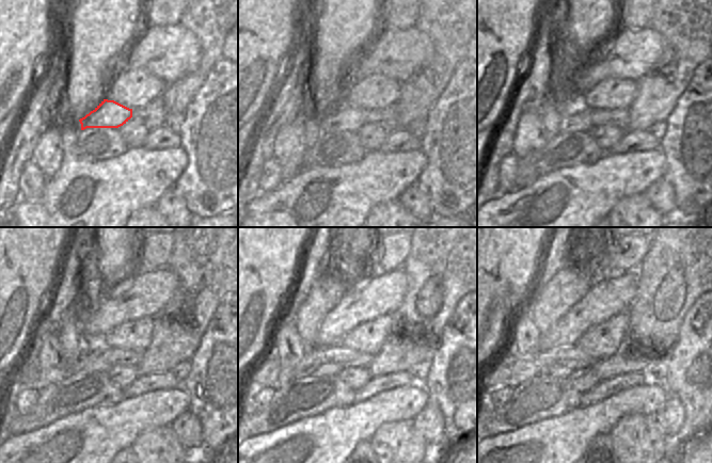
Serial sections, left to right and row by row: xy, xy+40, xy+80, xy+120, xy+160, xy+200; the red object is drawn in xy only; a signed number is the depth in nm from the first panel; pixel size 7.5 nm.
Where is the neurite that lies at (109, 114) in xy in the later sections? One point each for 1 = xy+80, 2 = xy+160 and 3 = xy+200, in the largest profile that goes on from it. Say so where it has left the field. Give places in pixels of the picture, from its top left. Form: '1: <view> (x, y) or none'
1: xy+80 (579, 120)
2: xy+160 (329, 369)
3: xy+200 (554, 371)

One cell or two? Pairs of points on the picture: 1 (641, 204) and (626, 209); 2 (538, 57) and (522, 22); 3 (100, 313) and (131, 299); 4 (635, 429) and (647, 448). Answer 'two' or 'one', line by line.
1: one
2: two
3: one
4: one

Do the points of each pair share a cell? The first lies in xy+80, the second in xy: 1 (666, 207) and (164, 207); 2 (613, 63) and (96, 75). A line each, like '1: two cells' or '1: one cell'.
1: one cell
2: two cells

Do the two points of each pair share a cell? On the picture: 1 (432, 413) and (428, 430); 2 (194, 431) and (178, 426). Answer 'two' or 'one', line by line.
1: one
2: one

